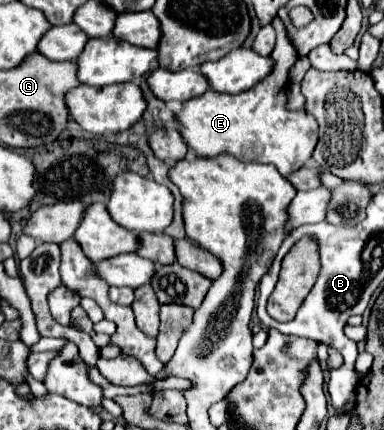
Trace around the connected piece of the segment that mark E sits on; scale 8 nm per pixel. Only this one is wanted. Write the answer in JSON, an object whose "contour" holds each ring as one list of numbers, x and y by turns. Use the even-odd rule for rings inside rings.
{"contour":[[280,17,272,21,272,27,276,29,276,47,270,55,274,69,264,81,238,95,216,93,208,89,204,95,186,101,184,109,176,113,176,121,180,123,182,139,198,157,216,157,220,153,230,153,244,163,272,163,280,171,280,175,288,177,312,155,318,141,318,131,316,119,312,119,312,115,308,115,306,111,292,113,286,109,286,93,282,87,288,87,290,69,296,63,298,55,286,37,286,29]]}

